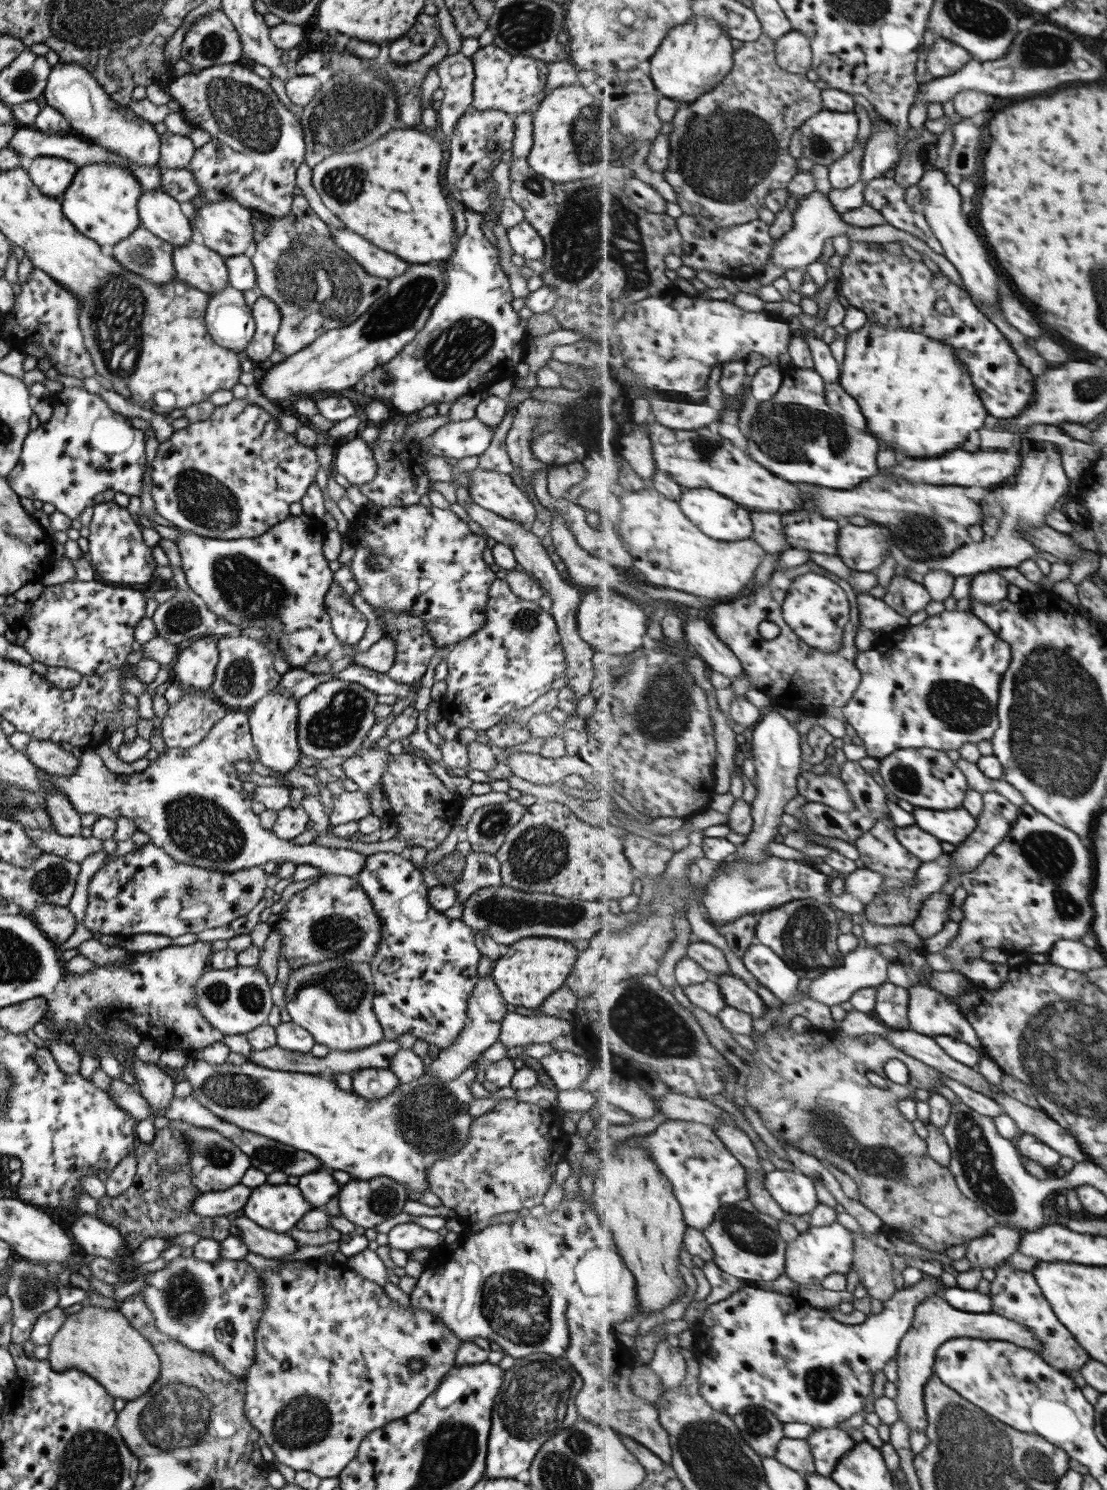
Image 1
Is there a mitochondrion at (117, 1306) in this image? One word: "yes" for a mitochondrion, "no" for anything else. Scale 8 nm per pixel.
no

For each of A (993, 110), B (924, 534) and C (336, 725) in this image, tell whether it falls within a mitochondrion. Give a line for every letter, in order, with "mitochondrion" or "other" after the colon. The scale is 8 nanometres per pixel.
A: other
B: mitochondrion
C: mitochondrion

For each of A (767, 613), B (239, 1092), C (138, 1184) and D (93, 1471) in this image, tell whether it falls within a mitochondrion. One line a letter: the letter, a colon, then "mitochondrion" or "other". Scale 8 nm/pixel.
A: other
B: mitochondrion
C: other
D: mitochondrion

